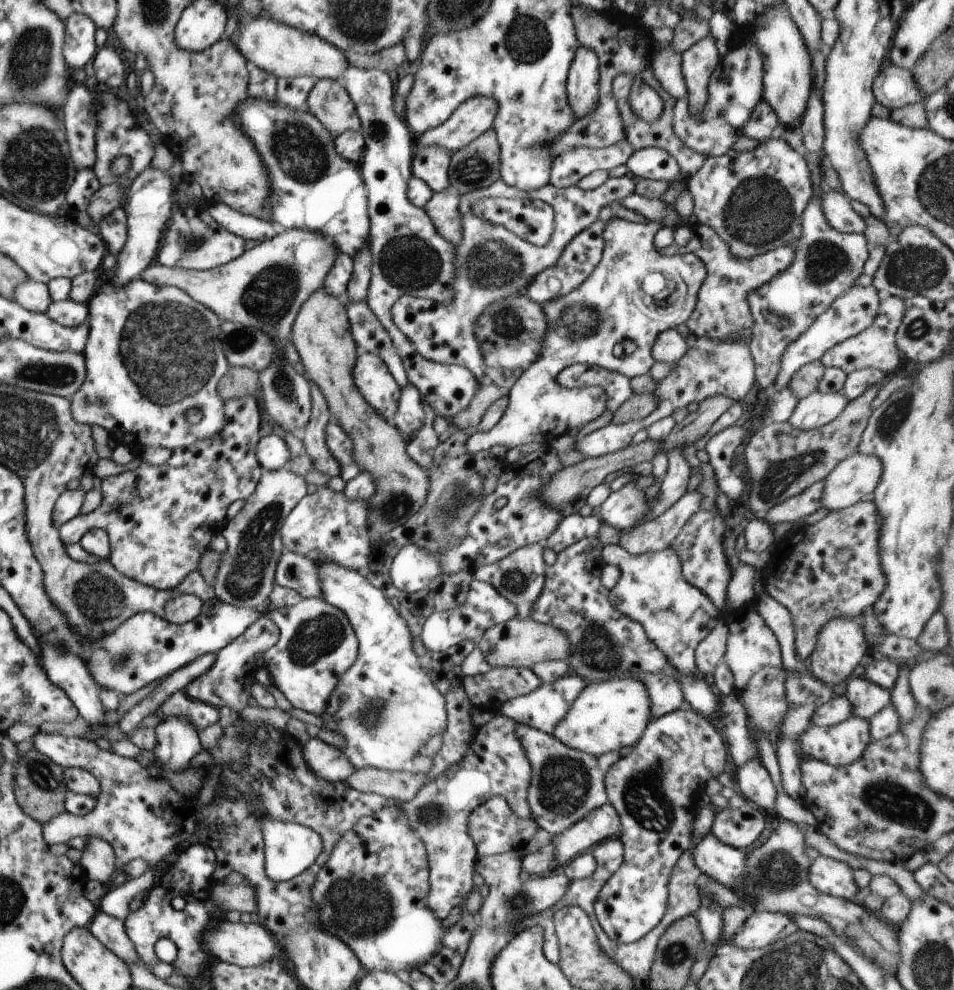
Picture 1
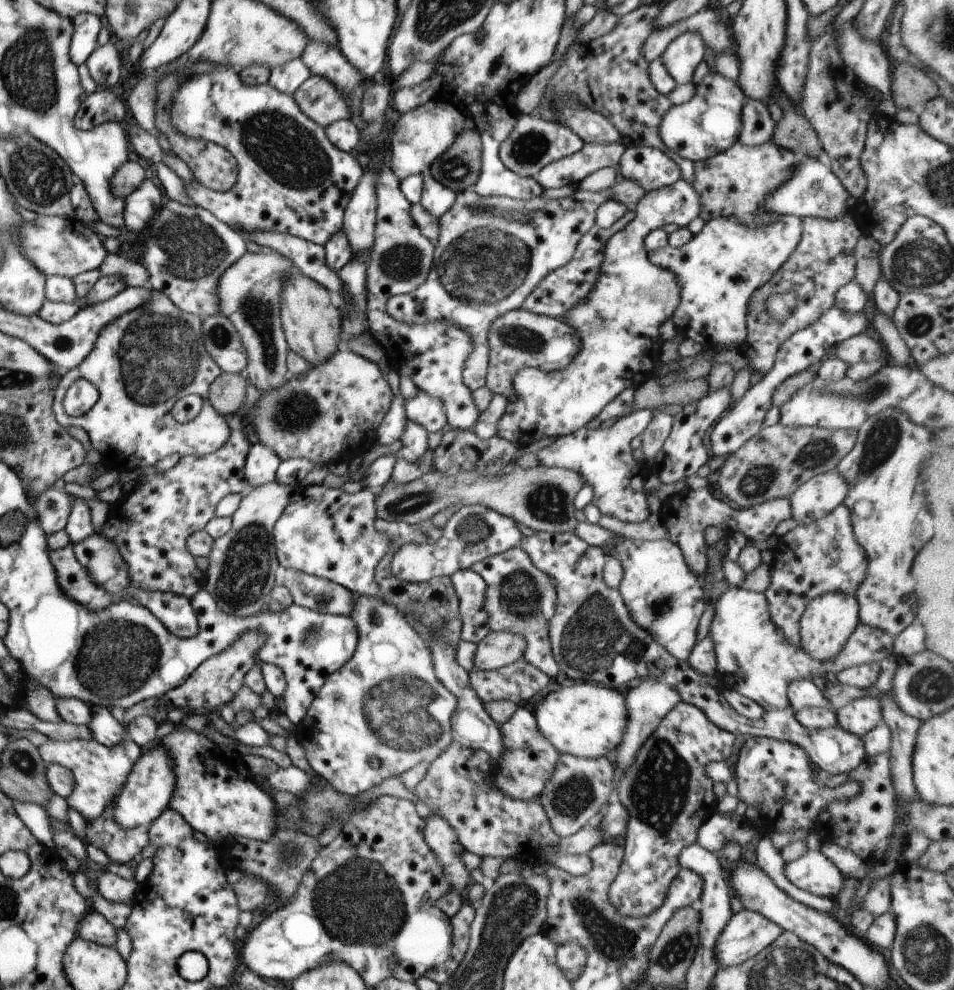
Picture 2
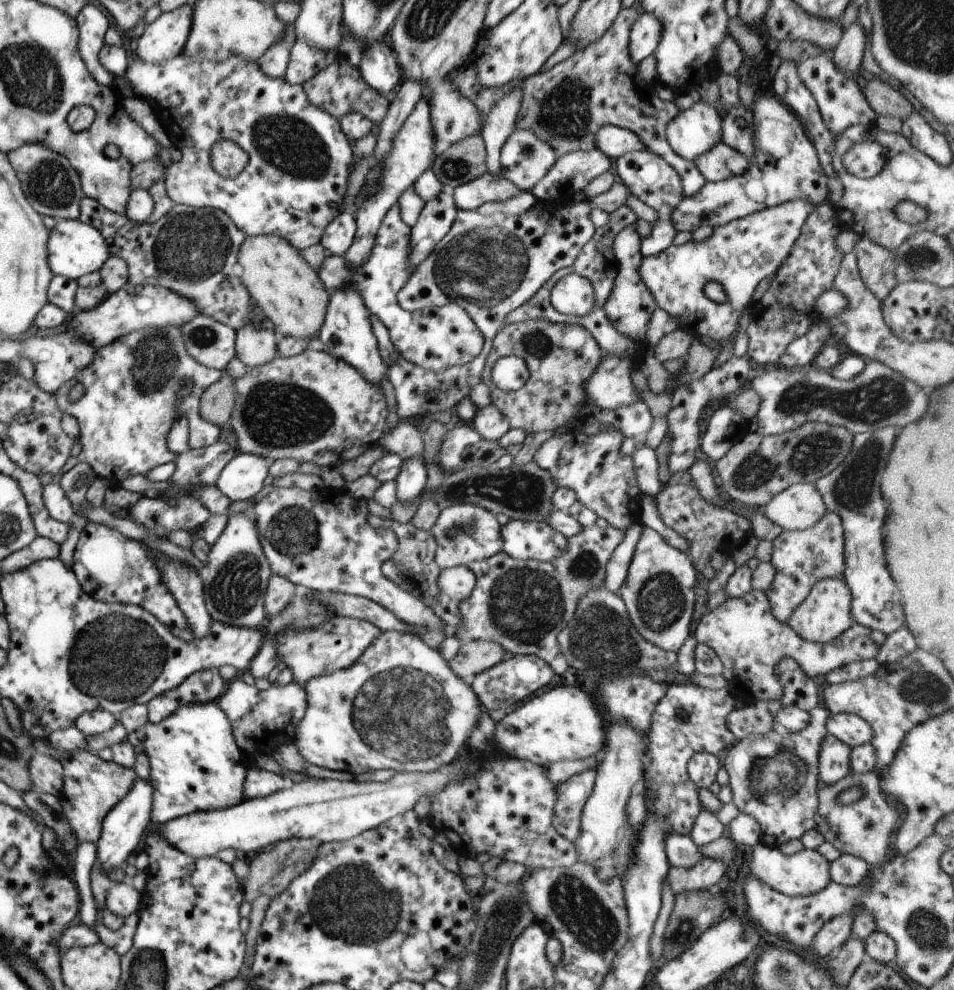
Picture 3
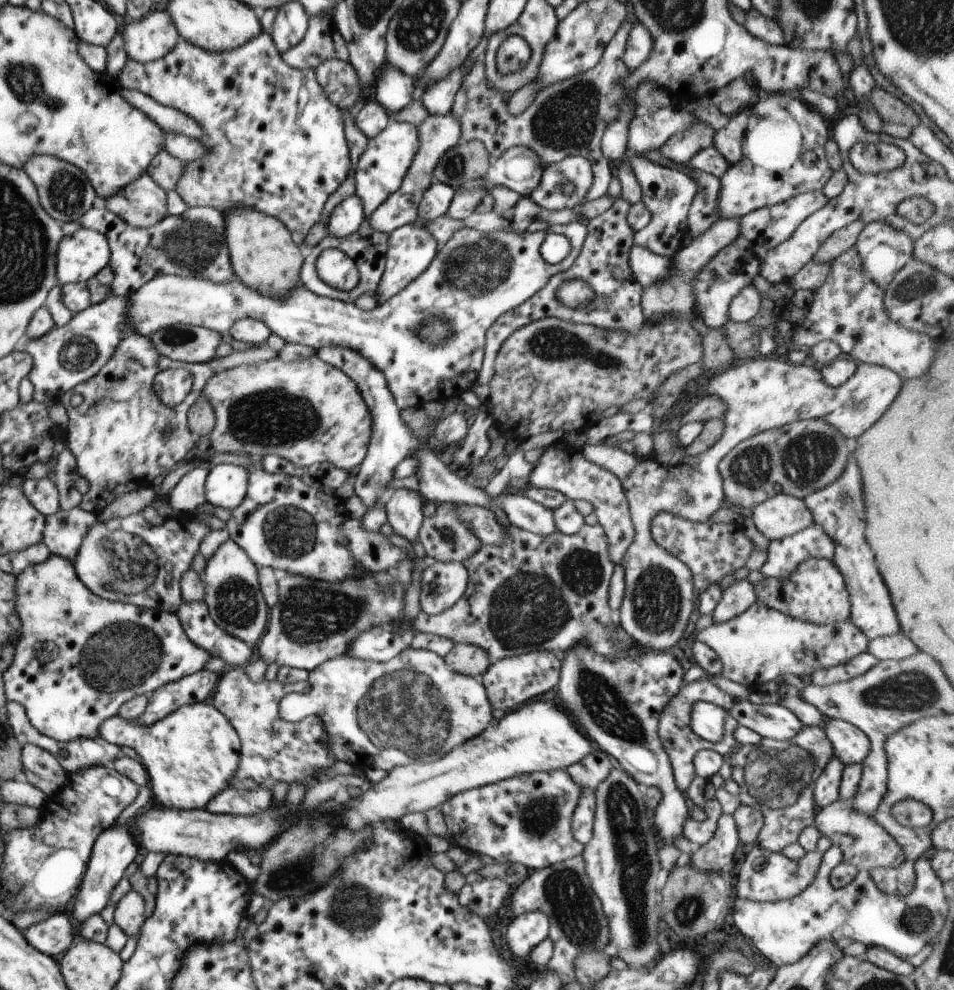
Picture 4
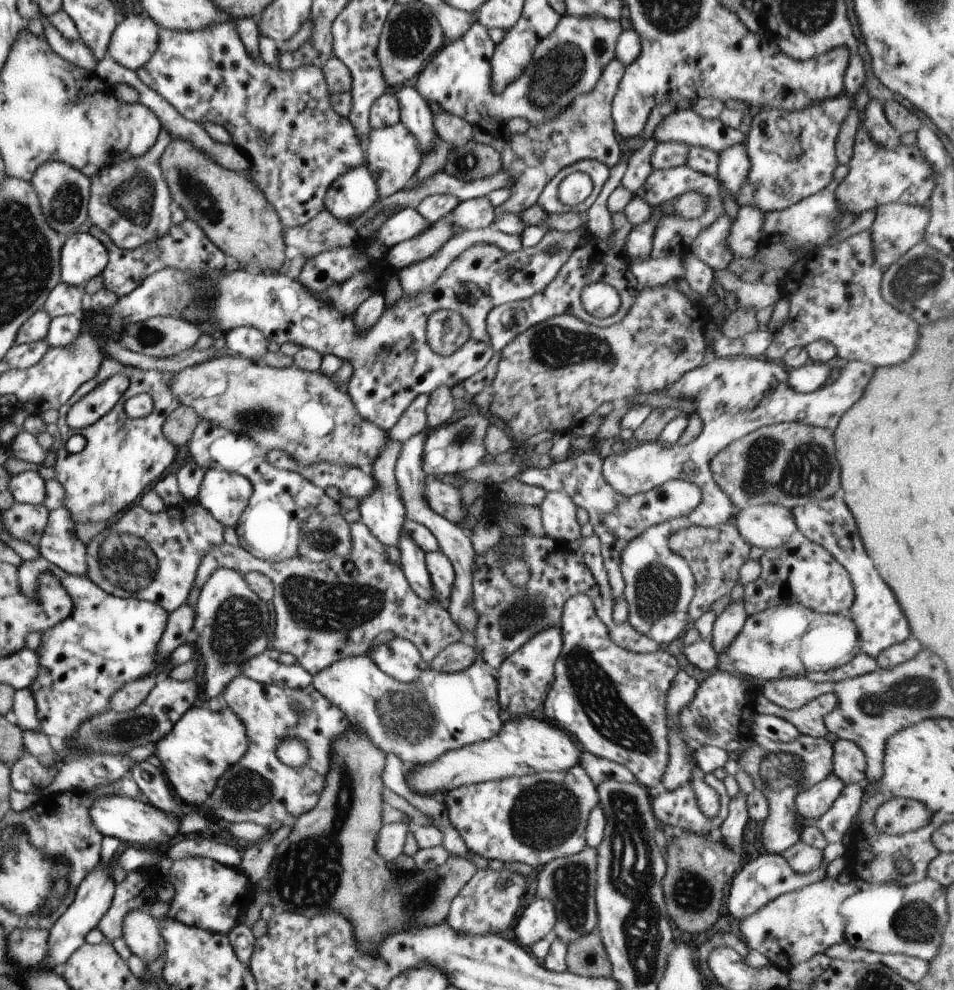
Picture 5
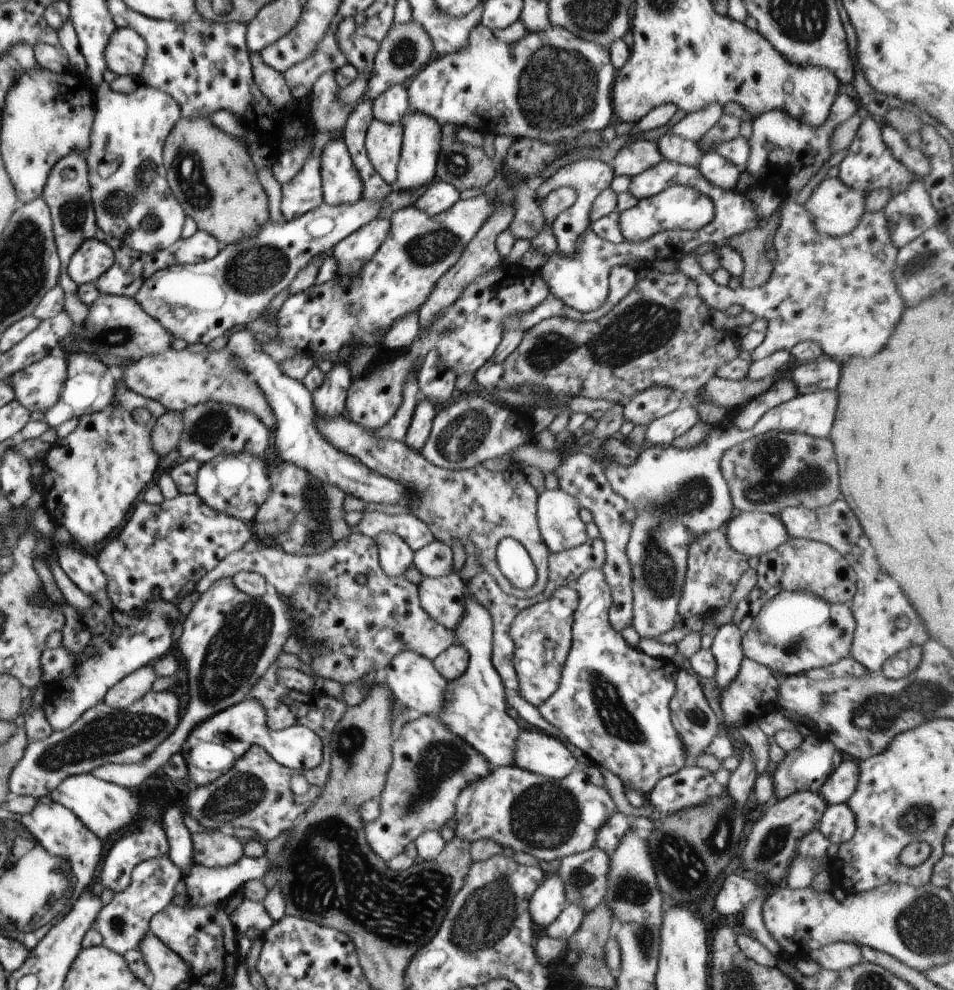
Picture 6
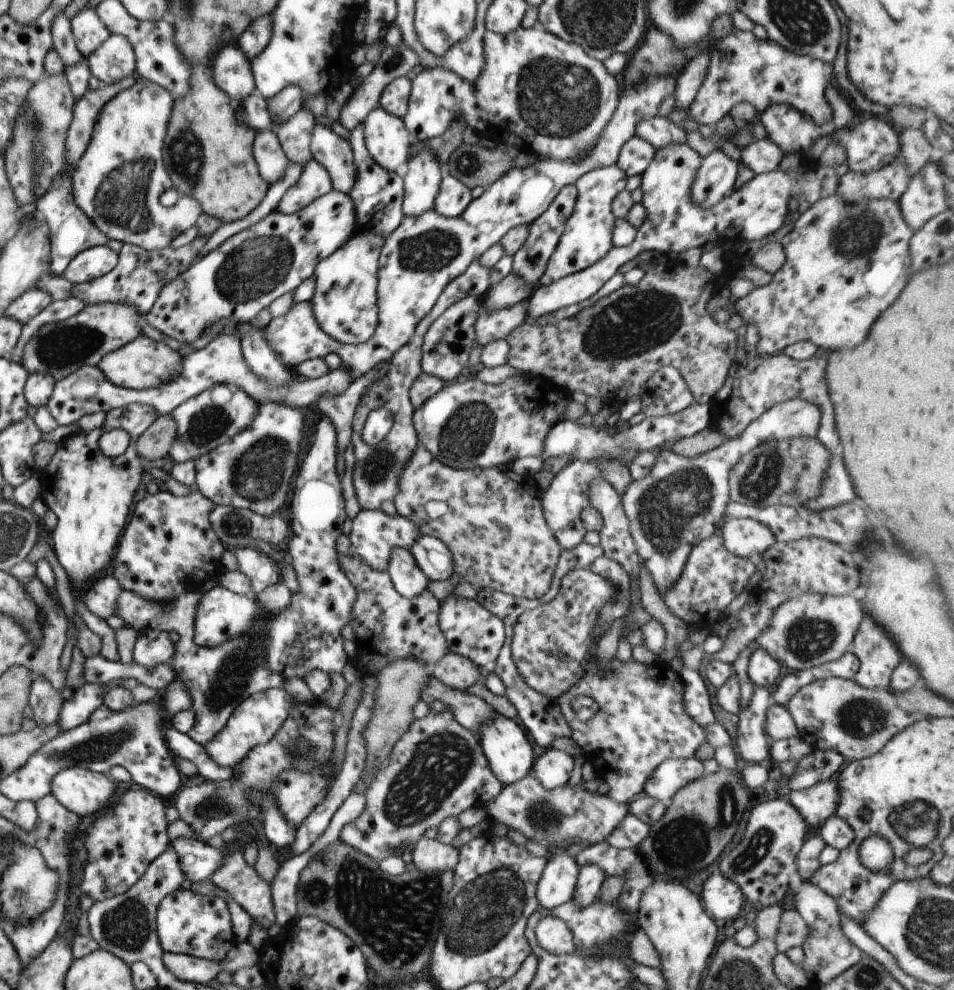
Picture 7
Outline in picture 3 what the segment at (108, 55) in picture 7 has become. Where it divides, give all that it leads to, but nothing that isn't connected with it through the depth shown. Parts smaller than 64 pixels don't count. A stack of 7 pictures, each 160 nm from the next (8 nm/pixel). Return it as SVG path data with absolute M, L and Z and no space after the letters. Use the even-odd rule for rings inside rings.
M183 6L161 14L151 23L145 24L137 38L135 55L150 64L161 64L178 56L187 41L191 24L191 6Z

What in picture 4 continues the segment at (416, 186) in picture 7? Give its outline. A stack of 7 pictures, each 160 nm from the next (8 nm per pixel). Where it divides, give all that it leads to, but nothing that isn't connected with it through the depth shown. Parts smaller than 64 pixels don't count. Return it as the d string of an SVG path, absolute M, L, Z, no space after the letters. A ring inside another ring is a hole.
M386 62L374 80L375 101L389 113L397 112L411 100L414 78Z

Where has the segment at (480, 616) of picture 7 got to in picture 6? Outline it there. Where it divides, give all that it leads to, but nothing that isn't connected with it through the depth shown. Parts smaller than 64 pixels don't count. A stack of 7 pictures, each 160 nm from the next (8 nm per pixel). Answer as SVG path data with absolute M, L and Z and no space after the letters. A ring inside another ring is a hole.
M452 571L439 578L421 576L416 586L423 611L445 630L455 632L455 626L463 618L463 592L466 589L458 573Z

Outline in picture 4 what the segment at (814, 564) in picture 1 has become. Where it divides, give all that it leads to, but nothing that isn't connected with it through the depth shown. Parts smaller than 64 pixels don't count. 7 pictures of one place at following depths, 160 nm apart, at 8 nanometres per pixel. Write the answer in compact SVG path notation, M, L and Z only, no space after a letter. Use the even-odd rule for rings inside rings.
M811 524L799 532L777 540L773 539L766 550L767 560L759 571L765 578L787 579L805 559L816 558L831 561L834 553L834 542L821 525Z

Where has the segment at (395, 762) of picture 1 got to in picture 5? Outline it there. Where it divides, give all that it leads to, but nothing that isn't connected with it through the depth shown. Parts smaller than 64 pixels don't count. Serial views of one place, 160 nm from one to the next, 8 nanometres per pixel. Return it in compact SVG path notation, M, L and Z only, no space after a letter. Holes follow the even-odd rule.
M477 650L476 659L473 661L473 664L464 671L444 673L433 670L431 667L427 666L424 669L421 669L420 673L411 682L404 683L385 674L366 654L360 654L336 660L331 666L323 668L323 670L314 674L311 677L310 683L312 684L312 687L327 700L329 705L338 708L338 710L345 715L348 728L350 727L355 733L365 735L368 741L385 755L394 754L397 756L402 762L403 769L407 770L411 765L431 762L435 757L442 755L444 752L485 740L491 735L494 735L501 728L502 721L499 720L499 709L501 708L498 706L496 678L481 668L483 662L484 660L481 658L479 650Z

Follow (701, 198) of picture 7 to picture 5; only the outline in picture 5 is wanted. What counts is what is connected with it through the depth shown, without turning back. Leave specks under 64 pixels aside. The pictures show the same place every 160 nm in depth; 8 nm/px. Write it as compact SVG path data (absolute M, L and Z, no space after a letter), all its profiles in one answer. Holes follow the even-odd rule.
M737 143L725 147L717 153L718 165L714 177L719 183L725 186L733 196L746 181L750 167L743 146L743 143Z

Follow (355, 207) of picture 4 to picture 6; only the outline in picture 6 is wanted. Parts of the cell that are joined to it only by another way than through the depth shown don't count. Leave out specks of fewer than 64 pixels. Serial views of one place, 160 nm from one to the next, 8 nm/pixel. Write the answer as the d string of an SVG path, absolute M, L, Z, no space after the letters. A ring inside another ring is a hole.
M341 137L325 144L319 160L321 198L325 204L354 204L361 199L361 178Z

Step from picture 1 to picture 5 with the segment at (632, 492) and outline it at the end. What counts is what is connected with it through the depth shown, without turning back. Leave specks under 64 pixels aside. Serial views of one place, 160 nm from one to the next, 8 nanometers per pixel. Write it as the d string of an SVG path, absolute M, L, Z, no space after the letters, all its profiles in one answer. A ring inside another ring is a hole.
M583 452L570 455L561 461L550 462L540 468L527 467L516 478L523 484L538 486L545 491L565 493L576 507L585 510L593 534L600 542L600 555L610 584L610 599L622 594L624 580L620 569L621 551L648 526L675 517L687 516L698 504L701 493L698 486L685 480L668 480L650 491L626 497L615 492L603 478L603 455L597 452Z

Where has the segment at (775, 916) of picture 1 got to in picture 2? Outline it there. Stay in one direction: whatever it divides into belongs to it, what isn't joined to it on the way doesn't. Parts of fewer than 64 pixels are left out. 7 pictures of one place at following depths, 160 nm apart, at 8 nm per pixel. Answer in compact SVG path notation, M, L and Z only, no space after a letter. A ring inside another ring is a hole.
M743 908L727 920L715 942L717 966L727 968L742 964L768 948L781 932L784 931L777 924Z

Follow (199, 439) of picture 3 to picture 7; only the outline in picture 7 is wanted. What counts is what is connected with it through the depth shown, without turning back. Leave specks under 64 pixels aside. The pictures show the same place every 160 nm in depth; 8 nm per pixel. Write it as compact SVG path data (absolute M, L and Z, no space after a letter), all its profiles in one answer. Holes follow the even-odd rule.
M129 403L111 409L99 428L67 435L40 470L38 498L55 514L57 524L51 531L52 552L65 571L69 582L81 584L82 590L97 578L109 573L109 564L116 552L118 538L124 529L127 514L132 510L133 492L145 475L145 461L136 453L135 443L140 434L159 416L149 405ZM121 429L129 437L123 454L109 458L98 447L98 438L105 431Z

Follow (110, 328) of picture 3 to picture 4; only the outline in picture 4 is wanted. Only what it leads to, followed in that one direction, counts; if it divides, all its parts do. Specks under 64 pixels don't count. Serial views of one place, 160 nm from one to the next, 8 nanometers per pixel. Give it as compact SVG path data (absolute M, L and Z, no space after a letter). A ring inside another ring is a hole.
M579 222L552 224L535 232L514 232L509 226L484 233L473 227L461 227L438 247L429 266L417 278L369 311L363 311L353 303L317 296L313 288L301 284L286 293L285 297L272 299L247 288L237 278L224 283L212 283L200 277L157 275L125 297L125 322L133 333L150 337L157 330L171 325L210 328L226 335L233 321L241 317L262 320L270 332L283 338L285 343L299 343L315 351L327 345L352 348L383 373L399 410L413 406L421 408L431 401L444 403L449 398L457 399L463 391L474 388L484 357L486 330L498 316L524 303L543 288L555 273L567 270L577 254L580 254L586 233L586 225ZM547 233L564 235L569 242L569 252L557 264L547 264L539 252ZM429 317L445 317L450 322L452 334L439 345L427 345L418 338L420 324Z

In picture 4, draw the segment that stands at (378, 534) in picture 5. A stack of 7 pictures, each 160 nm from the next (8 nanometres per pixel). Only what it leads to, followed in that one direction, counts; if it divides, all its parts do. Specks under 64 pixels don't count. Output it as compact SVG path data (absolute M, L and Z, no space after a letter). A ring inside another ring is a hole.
M327 345L321 348L318 348L315 351L315 354L323 360L323 362L326 362L327 364L333 365L335 368L338 368L341 370L341 372L344 372L355 384L356 387L358 388L358 391L360 392L361 398L364 400L365 406L367 406L370 417L371 417L371 434L370 434L370 441L368 442L368 445L366 446L366 453L365 456L362 458L362 461L360 462L359 465L359 471L356 476L356 480L354 481L354 494L360 498L361 502L366 506L367 509L370 509L373 505L378 505L379 503L385 504L385 502L381 502L380 498L381 495L383 494L383 488L385 488L385 484L389 482L391 478L394 476L394 468L395 465L403 459L409 458L409 456L412 456L414 450L421 445L421 443L410 433L410 430L401 422L400 416L399 416L399 408L395 404L393 395L391 394L391 391L388 389L385 377L383 376L383 373L381 371L378 371L377 368L373 366L364 356L361 356L358 352L355 352L352 348L347 348L344 346L335 346L335 345Z

